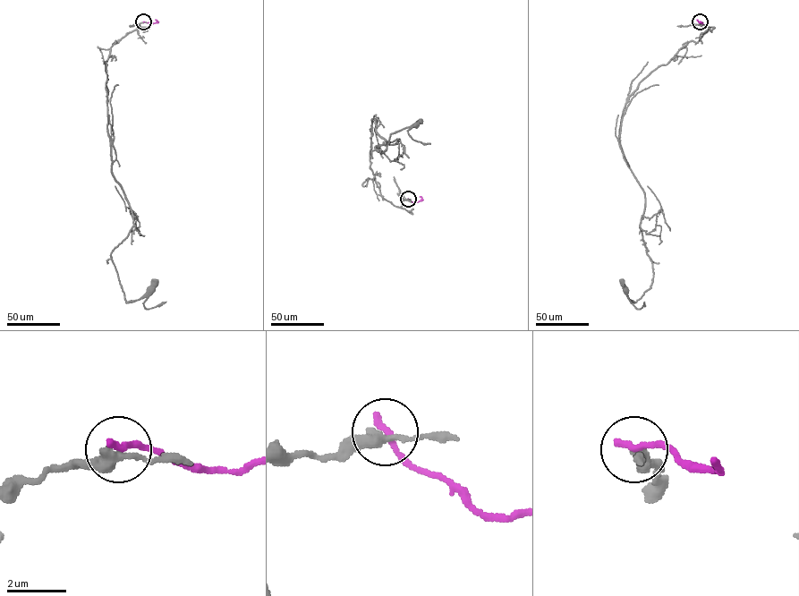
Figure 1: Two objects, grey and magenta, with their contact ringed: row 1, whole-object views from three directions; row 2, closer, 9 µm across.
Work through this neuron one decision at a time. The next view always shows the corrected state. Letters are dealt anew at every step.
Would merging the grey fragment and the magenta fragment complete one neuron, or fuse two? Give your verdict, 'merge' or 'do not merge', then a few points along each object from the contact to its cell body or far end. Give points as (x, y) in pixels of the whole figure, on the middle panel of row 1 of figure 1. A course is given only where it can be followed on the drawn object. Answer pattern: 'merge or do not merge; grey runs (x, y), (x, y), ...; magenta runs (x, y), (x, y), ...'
do not merge; grey runs (408, 199), (382, 197), (371, 120), (397, 139), (381, 153), (416, 125); magenta runs (408, 199), (417, 202), (421, 198), (420, 196)

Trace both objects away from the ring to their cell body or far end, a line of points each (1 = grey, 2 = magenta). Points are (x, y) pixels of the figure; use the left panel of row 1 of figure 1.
1: (144, 22), (115, 41), (106, 63), (112, 173), (133, 219), (111, 257), (126, 302), (140, 299), (151, 288)
2: (144, 21), (154, 23), (157, 21), (155, 20)

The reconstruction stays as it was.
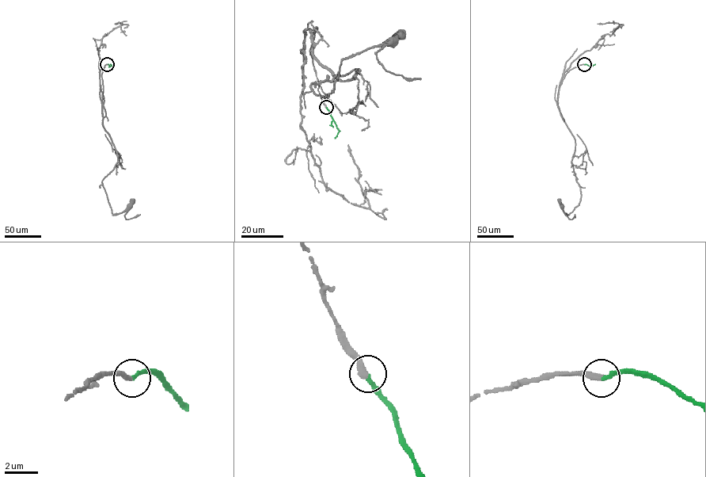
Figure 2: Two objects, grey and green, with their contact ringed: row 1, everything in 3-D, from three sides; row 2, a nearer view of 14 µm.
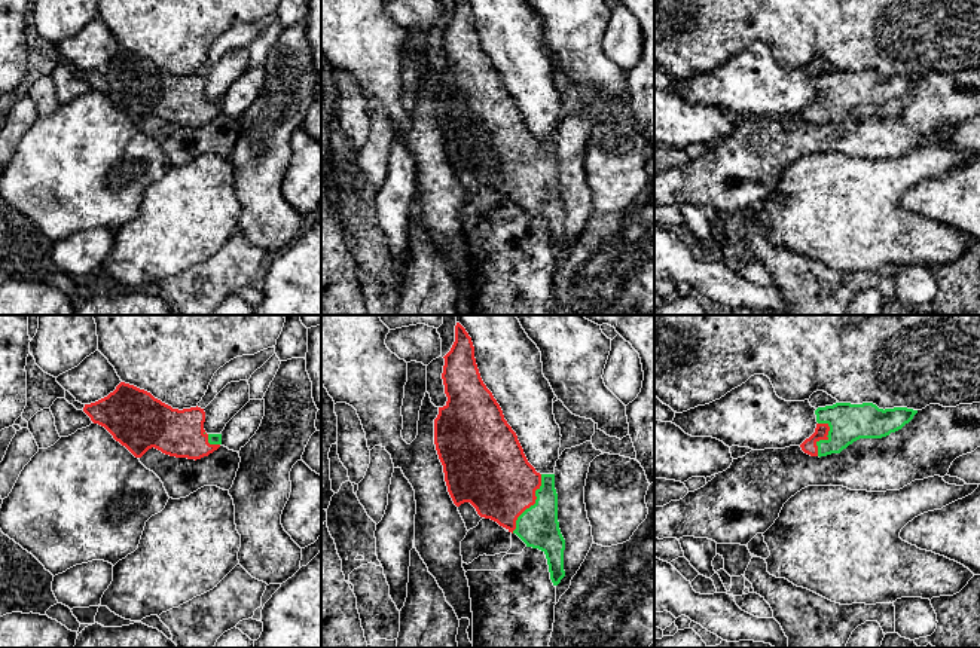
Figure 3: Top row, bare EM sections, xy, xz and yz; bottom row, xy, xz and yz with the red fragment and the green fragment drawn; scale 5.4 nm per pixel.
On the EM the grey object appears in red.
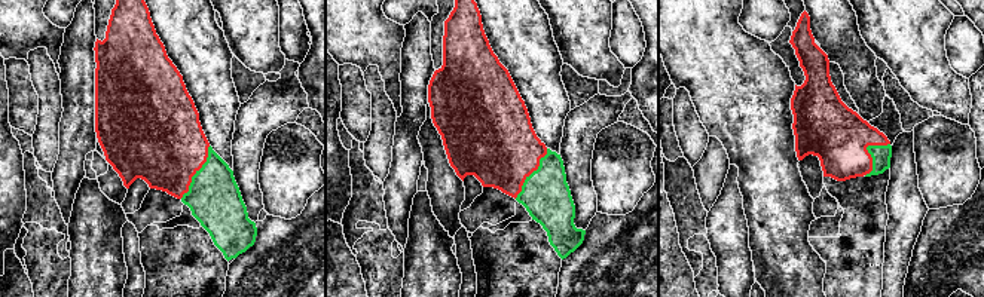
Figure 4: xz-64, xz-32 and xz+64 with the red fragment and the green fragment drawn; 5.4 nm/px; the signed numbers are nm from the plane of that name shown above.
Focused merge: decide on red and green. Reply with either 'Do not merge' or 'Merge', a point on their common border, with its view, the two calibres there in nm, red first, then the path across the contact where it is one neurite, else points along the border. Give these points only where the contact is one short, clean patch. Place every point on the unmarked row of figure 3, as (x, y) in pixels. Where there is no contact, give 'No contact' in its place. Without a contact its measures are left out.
Merge. Touches red at xz (533, 171). Thickness 400 nm (red) against 220 nm. Path across: xz (495, 144), (518, 165), (533, 171), (533, 185), (537, 193)

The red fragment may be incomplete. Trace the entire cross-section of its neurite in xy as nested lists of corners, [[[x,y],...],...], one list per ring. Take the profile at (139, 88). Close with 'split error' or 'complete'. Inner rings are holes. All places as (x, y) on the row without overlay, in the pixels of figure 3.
[[[125,49],[107,64],[85,71],[83,79],[135,125],[155,114],[170,123],[196,128],[222,111],[222,101],[205,100],[204,76],[173,76],[150,59]]]; split error

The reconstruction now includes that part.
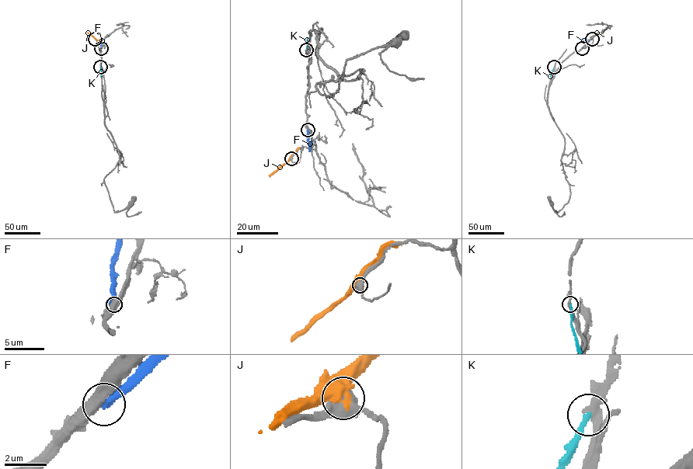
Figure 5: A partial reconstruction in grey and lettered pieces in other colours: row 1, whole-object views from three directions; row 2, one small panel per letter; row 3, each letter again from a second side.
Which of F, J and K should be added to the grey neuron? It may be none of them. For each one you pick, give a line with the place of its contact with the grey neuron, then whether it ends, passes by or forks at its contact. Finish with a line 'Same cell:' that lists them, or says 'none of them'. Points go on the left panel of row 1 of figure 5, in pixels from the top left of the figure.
Same cell: none of them

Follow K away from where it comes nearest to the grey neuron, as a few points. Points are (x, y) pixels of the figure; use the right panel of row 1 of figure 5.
K: (554, 67), (550, 77)

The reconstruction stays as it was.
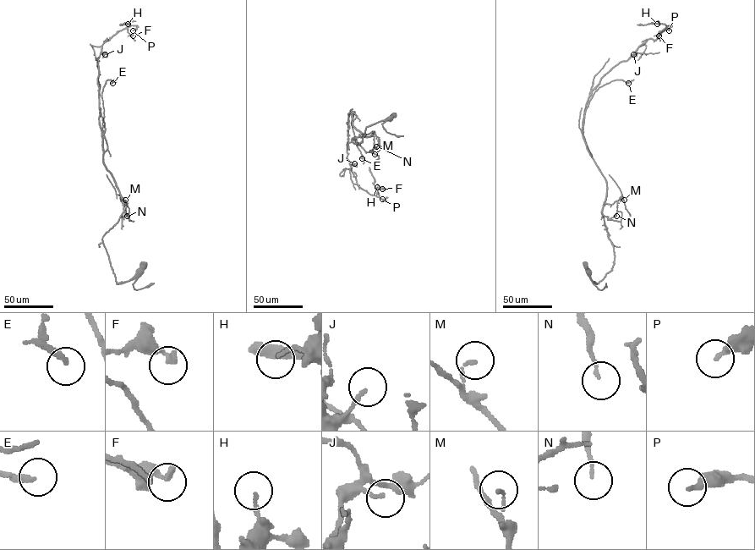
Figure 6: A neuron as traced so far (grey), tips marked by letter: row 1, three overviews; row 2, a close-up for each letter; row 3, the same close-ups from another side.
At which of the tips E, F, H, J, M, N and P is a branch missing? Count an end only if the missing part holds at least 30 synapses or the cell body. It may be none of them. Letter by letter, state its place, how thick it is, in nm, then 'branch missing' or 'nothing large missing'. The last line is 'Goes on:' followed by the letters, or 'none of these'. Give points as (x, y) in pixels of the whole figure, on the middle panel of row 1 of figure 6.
E: (362, 158) | 240 nm | nothing large missing
F: (382, 189) | 280 nm | nothing large missing
H: (377, 187) | 140 nm | nothing large missing
J: (354, 163) | 140 nm | nothing large missing
M: (374, 154) | 130 nm | nothing large missing
N: (376, 146) | 100 nm | nothing large missing
P: (382, 199) | 280 nm | nothing large missing
Goes on: none of these

